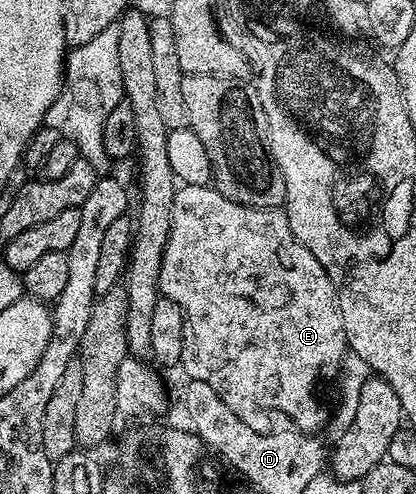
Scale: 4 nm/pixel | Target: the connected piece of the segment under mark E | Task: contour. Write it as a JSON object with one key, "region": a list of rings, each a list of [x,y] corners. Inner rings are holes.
{"region":[[[210,185],[204,187],[179,186],[174,192],[170,236],[164,249],[158,289],[165,298],[176,301],[176,305],[180,305],[180,309],[184,313],[184,349],[180,367],[181,370],[187,371],[185,374],[189,378],[205,381],[207,385],[212,385],[212,389],[216,389],[220,401],[224,401],[224,405],[228,405],[228,409],[232,409],[232,413],[245,416],[246,411],[252,410],[253,407],[258,411],[279,411],[284,418],[291,419],[294,422],[291,424],[303,433],[314,433],[319,430],[317,427],[322,423],[322,407],[318,404],[317,397],[314,396],[314,390],[318,387],[318,378],[329,367],[338,369],[348,354],[346,334],[338,312],[334,283],[328,277],[328,273],[324,273],[320,261],[316,261],[316,257],[312,257],[312,253],[308,249],[304,249],[304,245],[300,245],[300,241],[296,241],[296,237],[288,225],[285,210],[276,207],[249,207],[224,197]]]}

